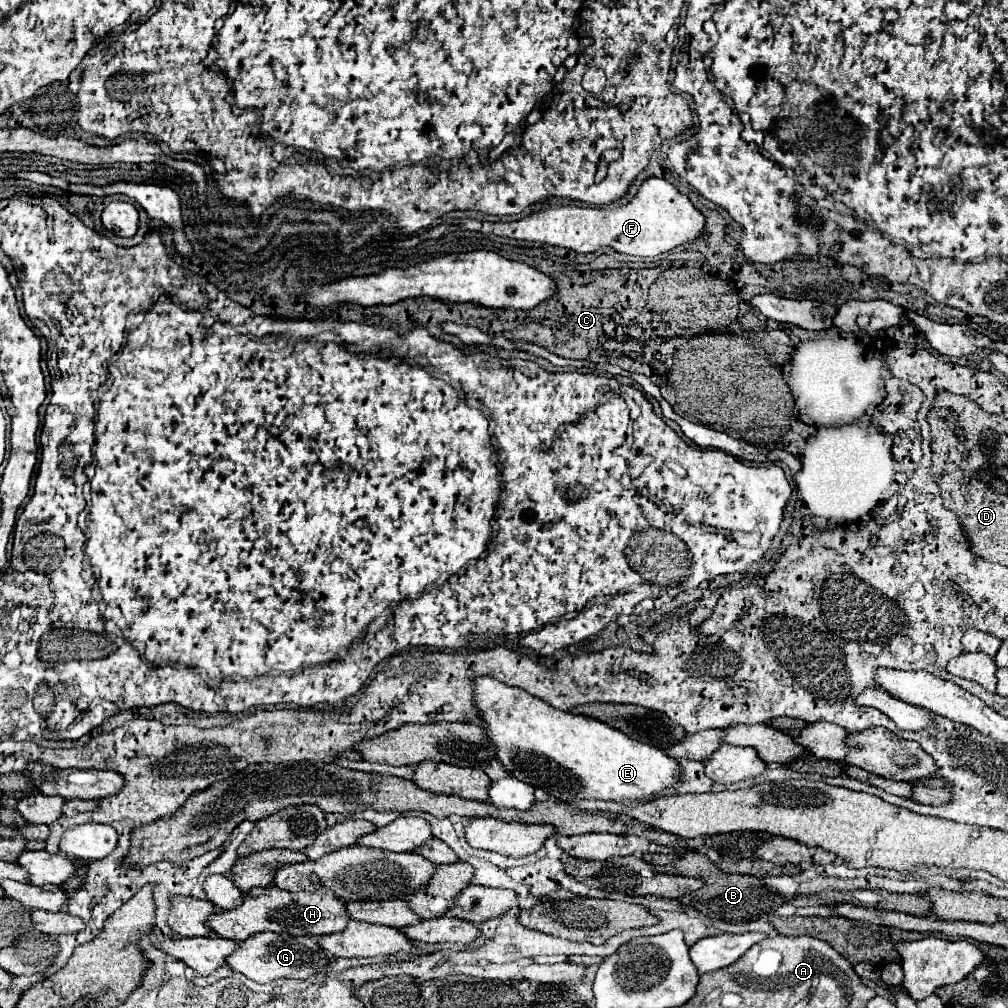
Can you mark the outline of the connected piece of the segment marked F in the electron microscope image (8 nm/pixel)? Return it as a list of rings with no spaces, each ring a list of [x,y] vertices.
[[[648,177],[642,181],[634,199],[618,207],[578,207],[552,205],[530,213],[518,221],[486,223],[488,233],[512,237],[520,241],[538,241],[566,247],[578,253],[590,253],[598,247],[612,247],[620,253],[638,257],[656,257],[686,241],[694,241],[704,231],[704,215],[666,179]]]

